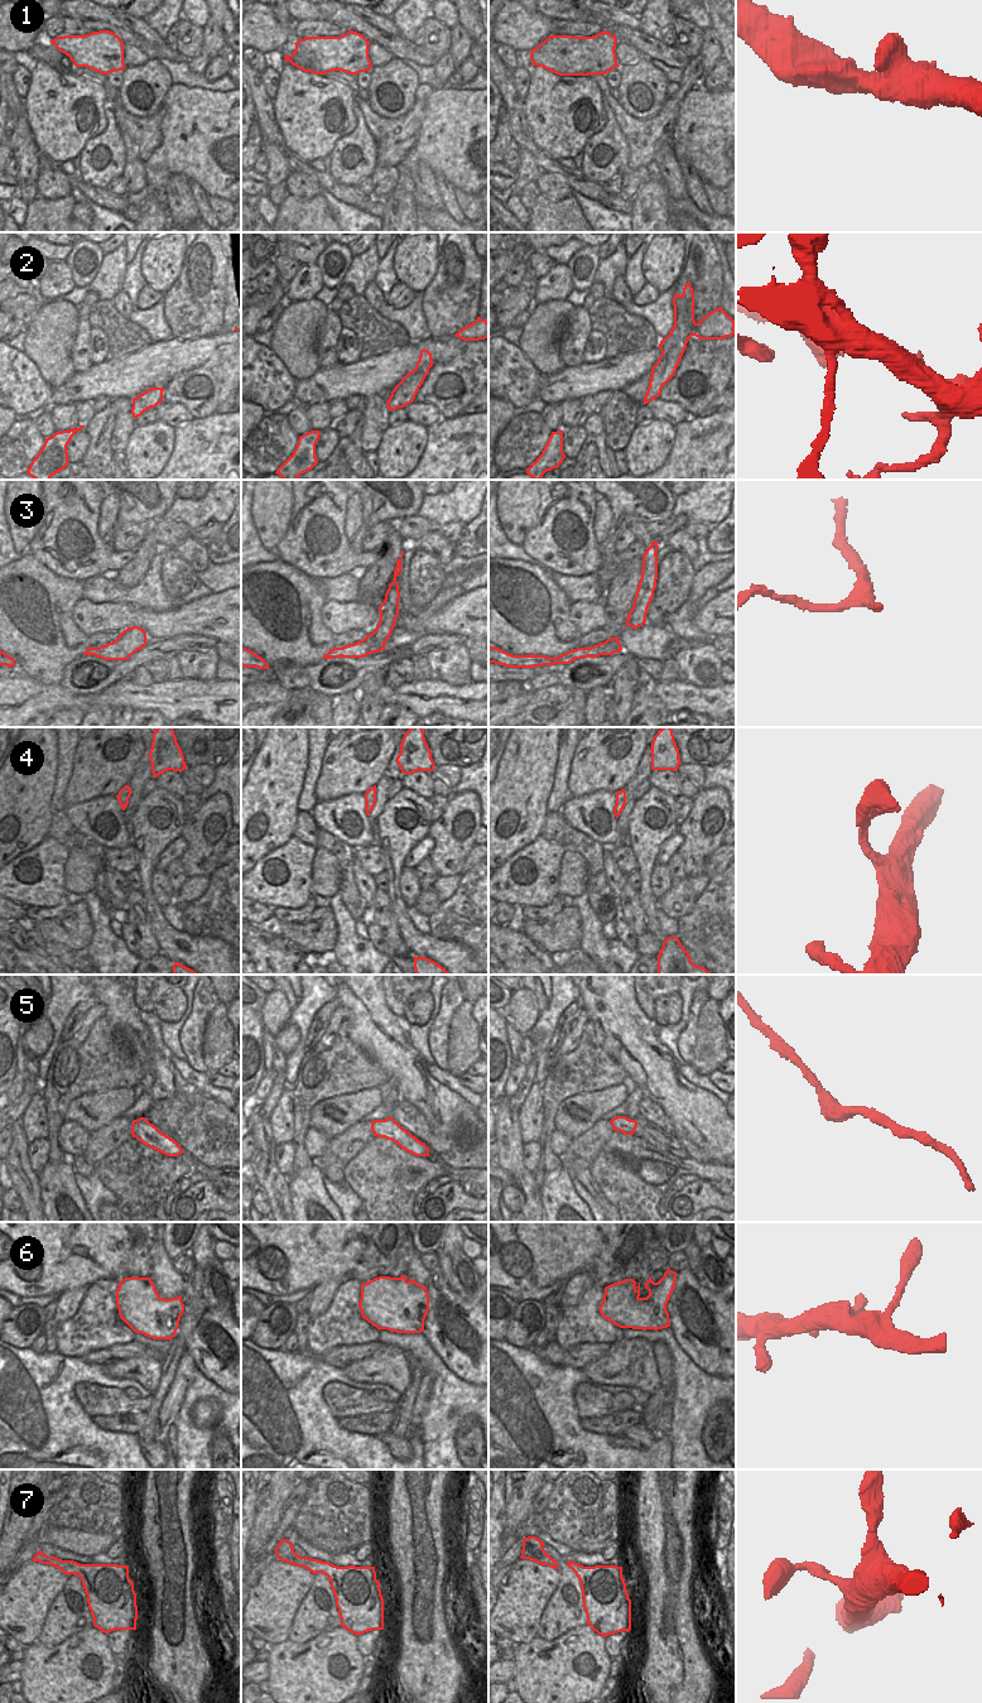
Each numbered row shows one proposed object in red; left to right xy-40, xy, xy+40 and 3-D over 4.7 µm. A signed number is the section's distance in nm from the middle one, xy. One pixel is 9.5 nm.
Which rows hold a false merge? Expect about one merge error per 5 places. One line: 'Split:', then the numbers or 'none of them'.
Split: 2, 3.

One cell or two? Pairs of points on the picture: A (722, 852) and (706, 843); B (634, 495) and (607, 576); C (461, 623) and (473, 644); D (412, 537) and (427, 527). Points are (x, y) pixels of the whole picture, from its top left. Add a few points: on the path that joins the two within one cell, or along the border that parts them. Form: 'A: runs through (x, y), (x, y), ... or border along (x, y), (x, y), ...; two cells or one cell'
A: border along (722, 843), (708, 856), (702, 872); two cells
B: runs through (619, 515), (619, 523), (607, 543), (607, 556); one cell
C: border along (475, 636), (465, 639); two cells
D: runs through (415, 533), (423, 527); one cell

